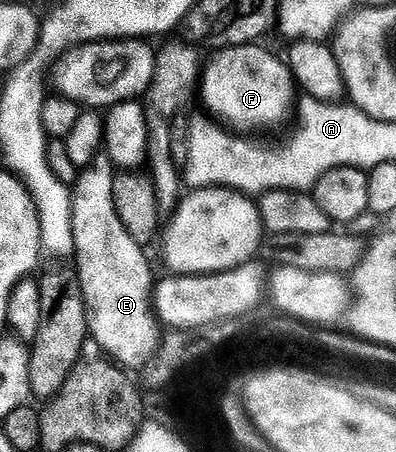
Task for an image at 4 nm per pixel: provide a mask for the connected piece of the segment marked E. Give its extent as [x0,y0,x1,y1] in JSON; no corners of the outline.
[71,155,161,370]

